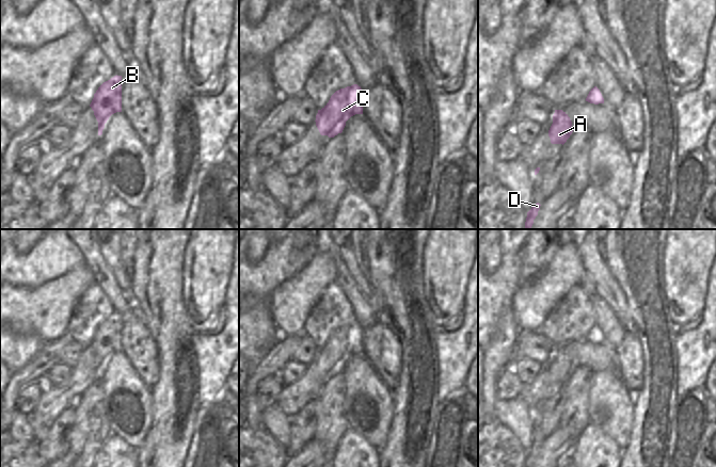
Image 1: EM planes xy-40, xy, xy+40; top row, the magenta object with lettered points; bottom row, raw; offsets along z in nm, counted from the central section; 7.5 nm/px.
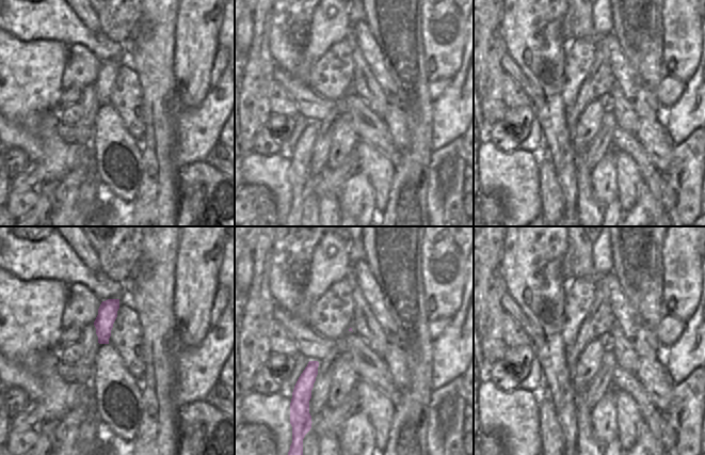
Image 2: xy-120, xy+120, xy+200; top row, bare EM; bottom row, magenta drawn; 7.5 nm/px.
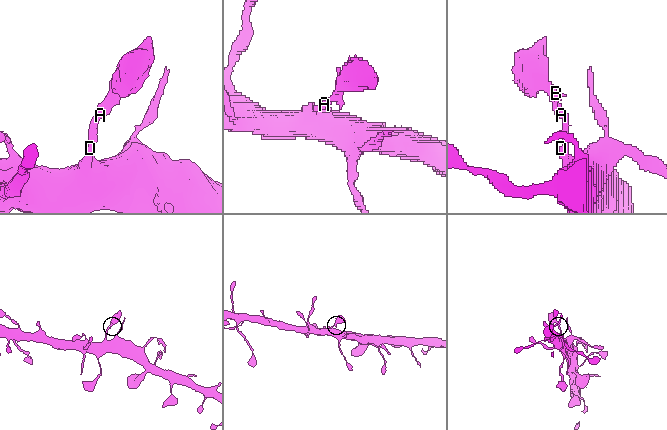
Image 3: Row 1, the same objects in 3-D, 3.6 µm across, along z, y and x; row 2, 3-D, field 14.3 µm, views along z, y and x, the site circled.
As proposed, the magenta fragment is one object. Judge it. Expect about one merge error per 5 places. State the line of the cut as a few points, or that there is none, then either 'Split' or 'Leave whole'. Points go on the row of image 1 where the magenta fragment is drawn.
No split. Leave whole.

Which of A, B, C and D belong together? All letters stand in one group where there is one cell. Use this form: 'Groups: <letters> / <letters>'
Groups: A B C D.

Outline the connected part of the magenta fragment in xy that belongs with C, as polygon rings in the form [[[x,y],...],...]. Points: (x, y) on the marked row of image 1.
[[[357,84],[336,91],[329,102],[318,110],[315,122],[321,135],[334,138],[343,132],[346,122],[355,114],[363,114],[363,90]]]

